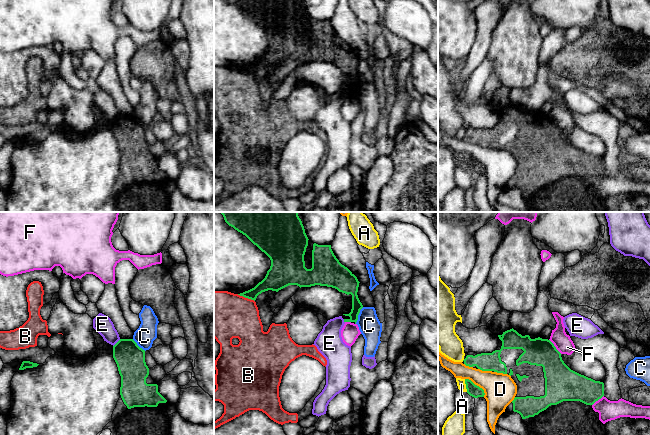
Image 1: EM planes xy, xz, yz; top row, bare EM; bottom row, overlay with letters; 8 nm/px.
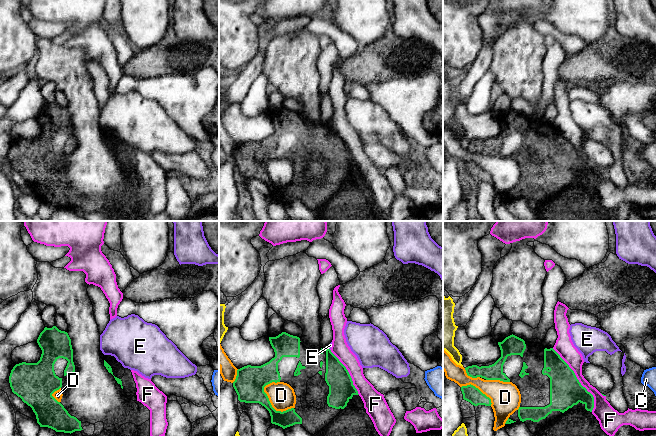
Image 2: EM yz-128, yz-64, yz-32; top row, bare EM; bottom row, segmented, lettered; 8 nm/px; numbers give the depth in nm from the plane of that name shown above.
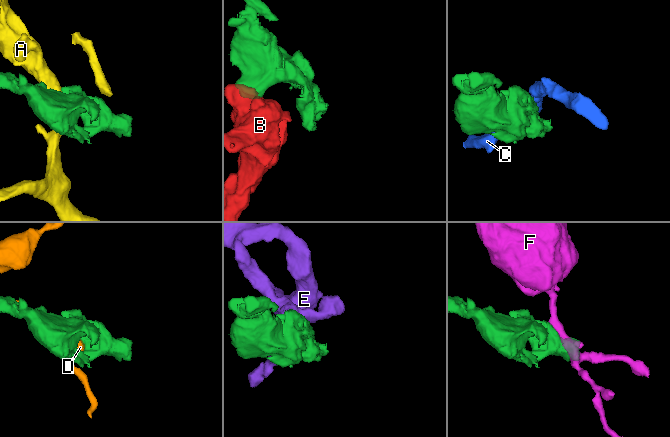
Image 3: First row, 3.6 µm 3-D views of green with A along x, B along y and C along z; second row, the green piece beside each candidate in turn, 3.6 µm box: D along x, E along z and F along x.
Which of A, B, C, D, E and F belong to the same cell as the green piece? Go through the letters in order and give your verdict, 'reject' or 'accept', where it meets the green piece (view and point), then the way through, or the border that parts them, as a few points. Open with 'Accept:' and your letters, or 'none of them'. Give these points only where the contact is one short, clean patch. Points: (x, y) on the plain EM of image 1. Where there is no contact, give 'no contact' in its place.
Accept: none of them
A: reject | yz (466, 161)
B: reject | xz (246, 73) | along xz (237, 70), (254, 77)
C: reject | xz (358, 90)
D: reject | yz (476, 161)
E: reject | xy (116, 119) | along xy (120, 115), (113, 122)
F: reject | yz (554, 122)

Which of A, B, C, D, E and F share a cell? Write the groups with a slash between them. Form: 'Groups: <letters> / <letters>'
Groups: A / B / C / D / E / F

